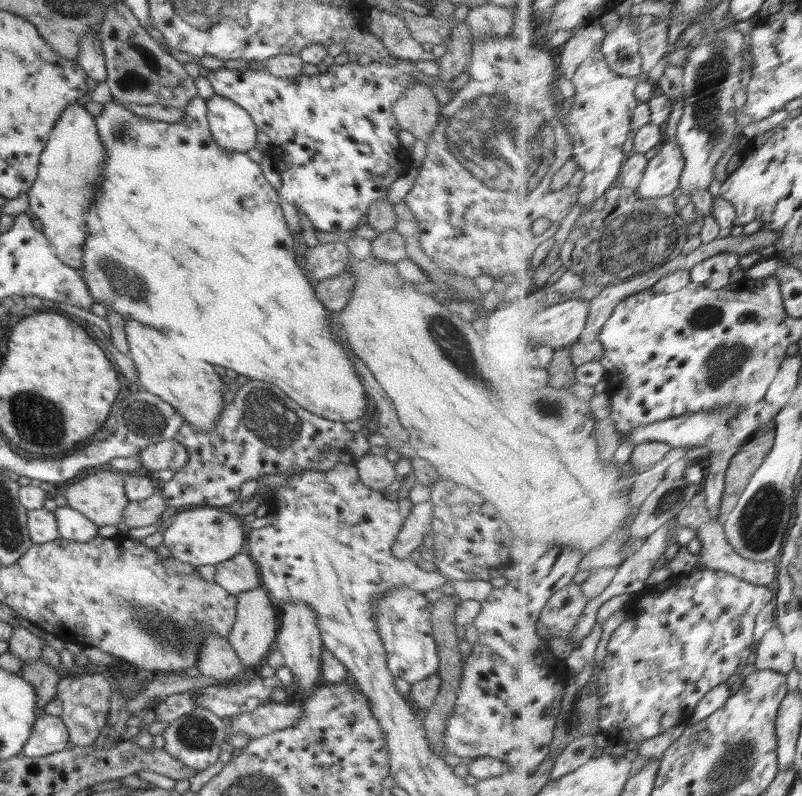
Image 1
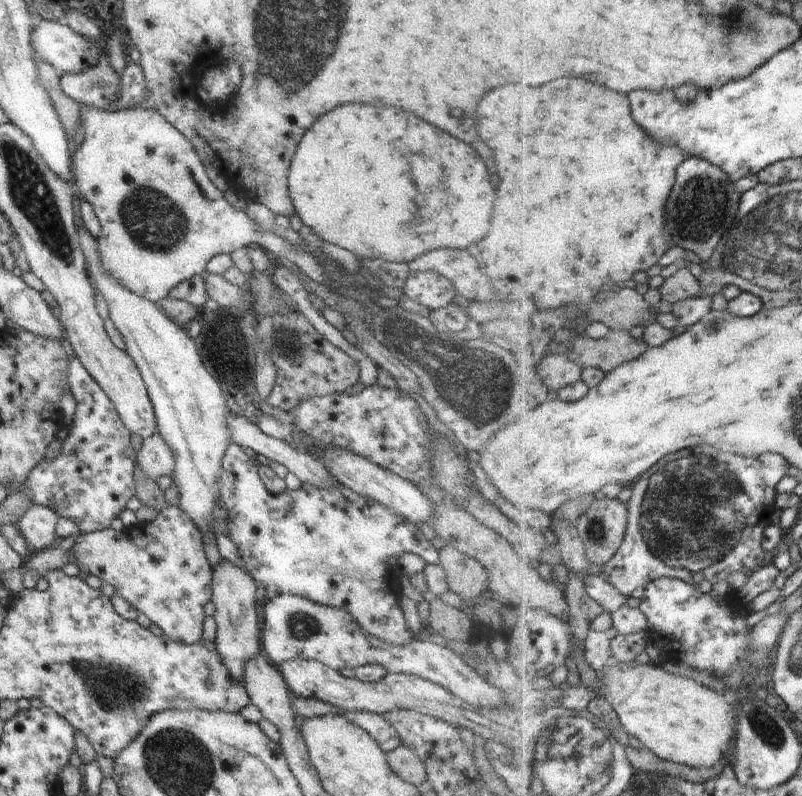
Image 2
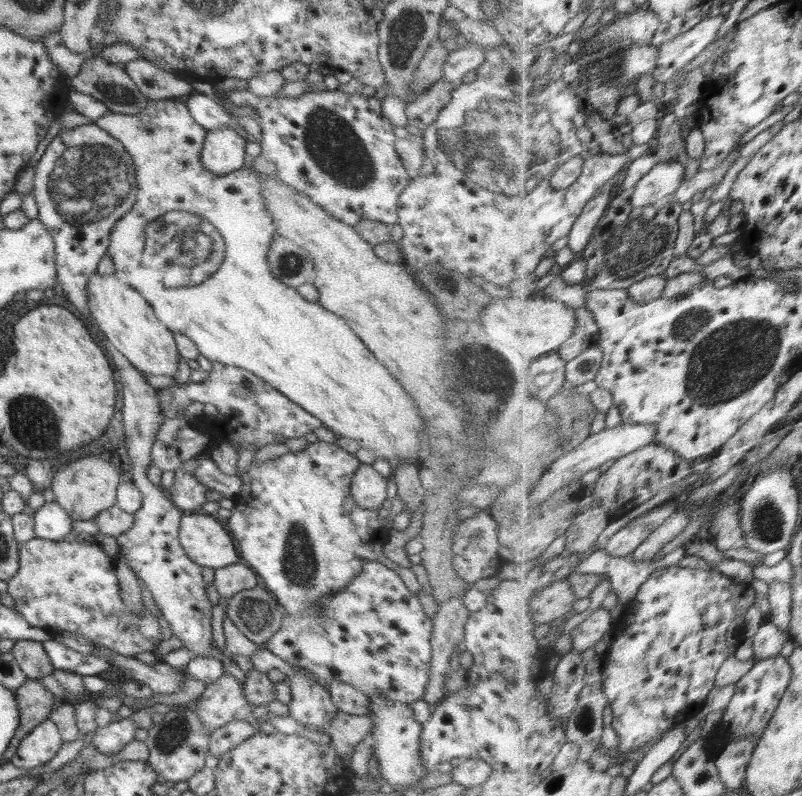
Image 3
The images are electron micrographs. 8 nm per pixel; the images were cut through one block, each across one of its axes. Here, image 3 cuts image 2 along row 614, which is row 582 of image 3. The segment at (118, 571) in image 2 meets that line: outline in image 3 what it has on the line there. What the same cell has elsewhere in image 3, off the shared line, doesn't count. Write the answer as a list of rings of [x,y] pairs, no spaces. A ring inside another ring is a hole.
[[[95,124],[76,126],[76,128],[60,130],[52,142],[46,146],[42,158],[35,167],[36,176],[31,183],[37,207],[35,216],[46,227],[55,245],[55,267],[57,270],[57,282],[62,286],[68,302],[78,310],[82,318],[86,318],[90,332],[96,332],[96,340],[106,348],[106,352],[112,358],[112,364],[116,366],[120,374],[122,384],[122,418],[125,432],[125,448],[128,450],[132,467],[132,483],[142,493],[142,506],[134,515],[132,528],[122,536],[117,537],[120,556],[125,560],[133,573],[144,580],[145,588],[150,591],[156,606],[170,625],[172,635],[183,643],[195,657],[212,657],[210,651],[215,648],[216,640],[212,626],[212,604],[208,599],[207,586],[202,579],[202,569],[198,566],[182,548],[179,543],[180,521],[183,517],[180,510],[162,489],[158,488],[147,476],[148,467],[153,464],[151,448],[156,440],[156,433],[160,425],[166,420],[161,408],[159,408],[158,396],[152,386],[138,372],[130,361],[119,353],[110,341],[98,330],[99,326],[89,311],[89,298],[87,286],[89,278],[96,272],[98,263],[107,254],[110,246],[110,233],[113,226],[128,212],[136,202],[138,188],[136,188],[136,167],[130,154],[118,139],[108,135]]]

